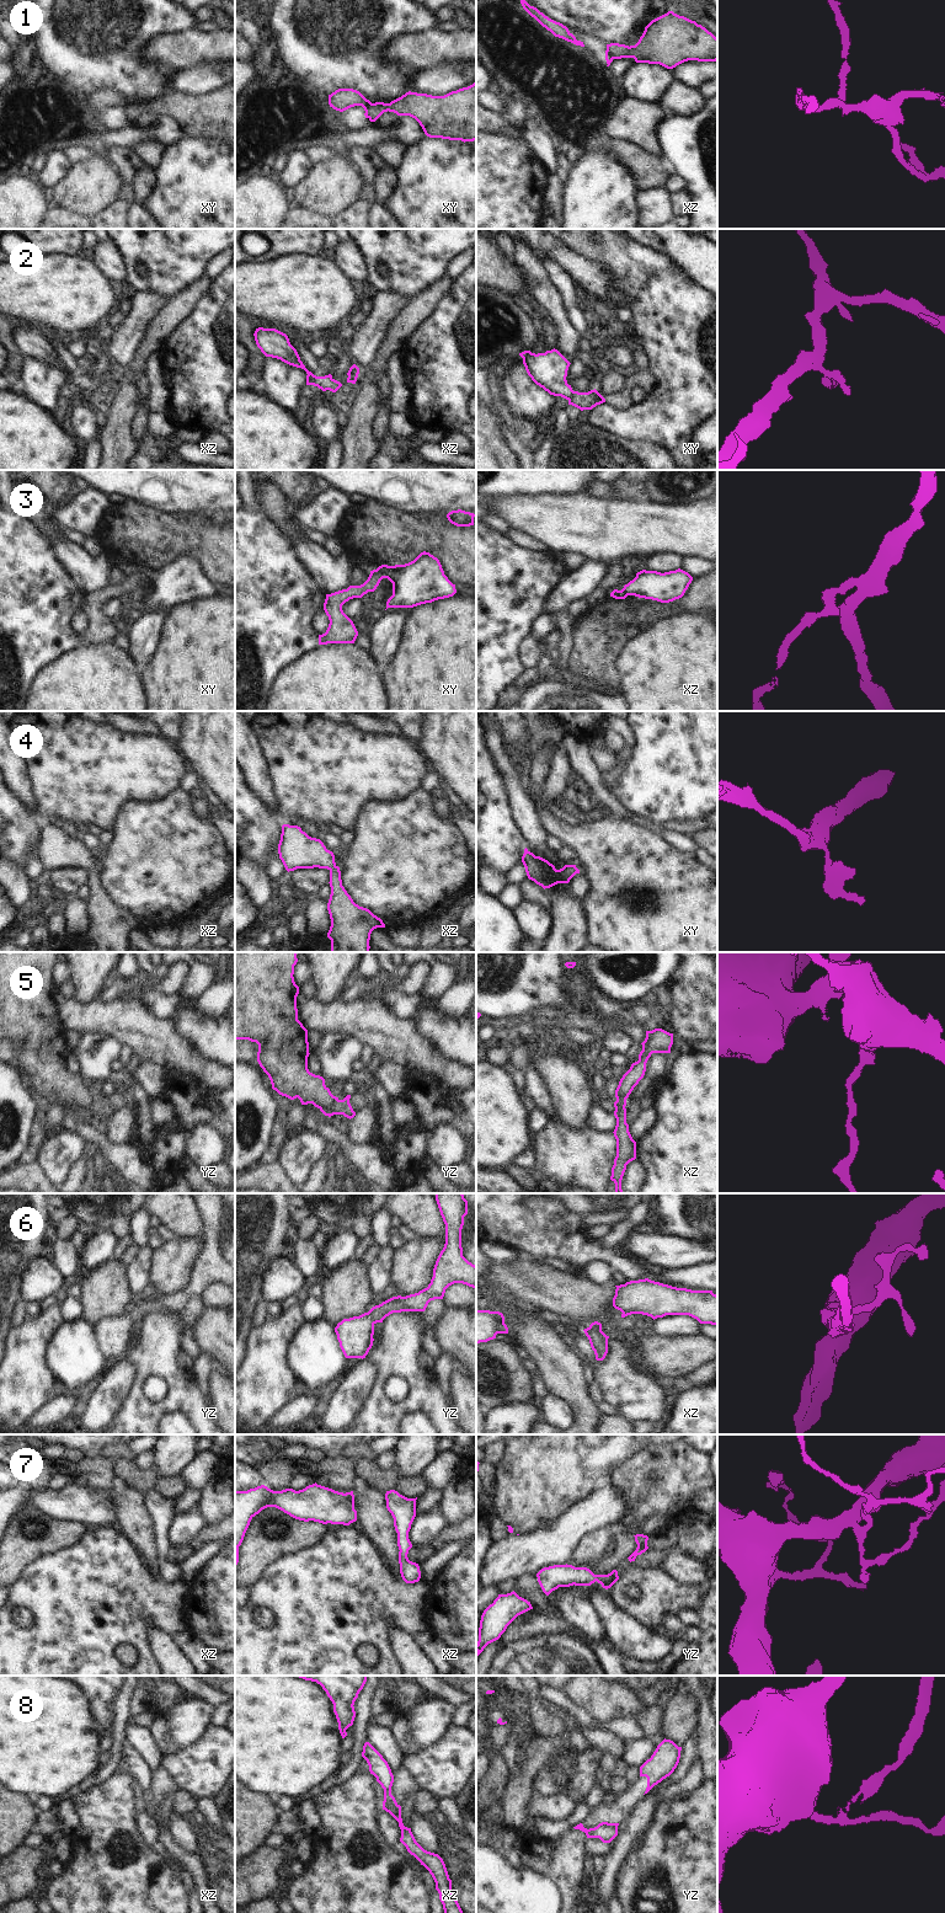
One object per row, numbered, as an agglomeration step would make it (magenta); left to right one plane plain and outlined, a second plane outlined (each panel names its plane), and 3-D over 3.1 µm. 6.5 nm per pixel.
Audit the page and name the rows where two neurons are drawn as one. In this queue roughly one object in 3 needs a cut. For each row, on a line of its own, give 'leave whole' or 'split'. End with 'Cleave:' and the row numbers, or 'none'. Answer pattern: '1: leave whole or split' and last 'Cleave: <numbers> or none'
1: split
2: leave whole
3: split
4: leave whole
5: leave whole
6: leave whole
7: leave whole
8: split
Cleave: 1, 3, 8

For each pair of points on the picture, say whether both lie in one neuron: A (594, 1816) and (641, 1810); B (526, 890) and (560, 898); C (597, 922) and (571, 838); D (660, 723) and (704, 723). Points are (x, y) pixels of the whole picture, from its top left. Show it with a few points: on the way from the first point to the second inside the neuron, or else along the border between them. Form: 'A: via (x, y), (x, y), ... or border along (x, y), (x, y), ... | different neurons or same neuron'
A: border along (642, 1794), (618, 1822) | different neurons
B: border along (543, 890), (550, 898), (549, 910) | different neurons
C: via (598, 901), (598, 865), (592, 859) | same neuron
D: via (671, 723), (693, 723) | same neuron

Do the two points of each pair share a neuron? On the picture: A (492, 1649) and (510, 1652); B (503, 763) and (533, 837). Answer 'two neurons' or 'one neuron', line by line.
A: two neurons
B: one neuron

